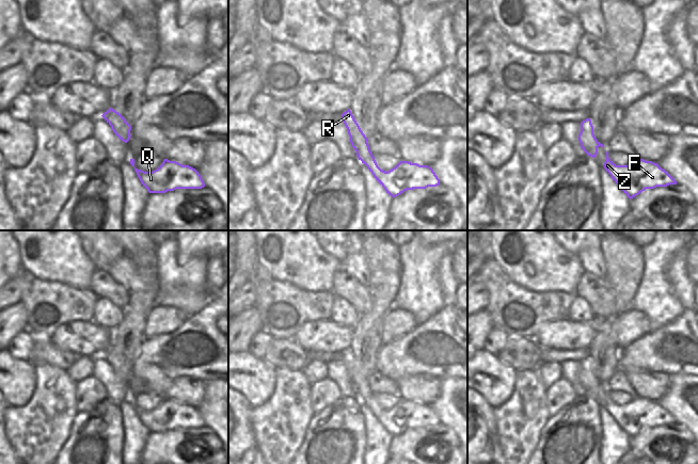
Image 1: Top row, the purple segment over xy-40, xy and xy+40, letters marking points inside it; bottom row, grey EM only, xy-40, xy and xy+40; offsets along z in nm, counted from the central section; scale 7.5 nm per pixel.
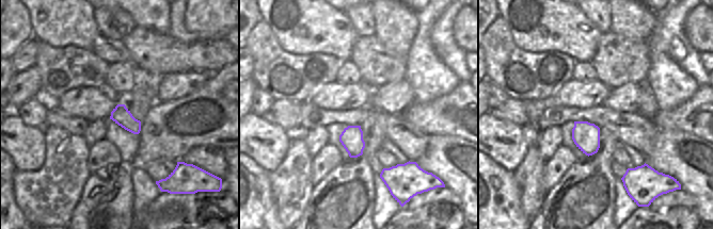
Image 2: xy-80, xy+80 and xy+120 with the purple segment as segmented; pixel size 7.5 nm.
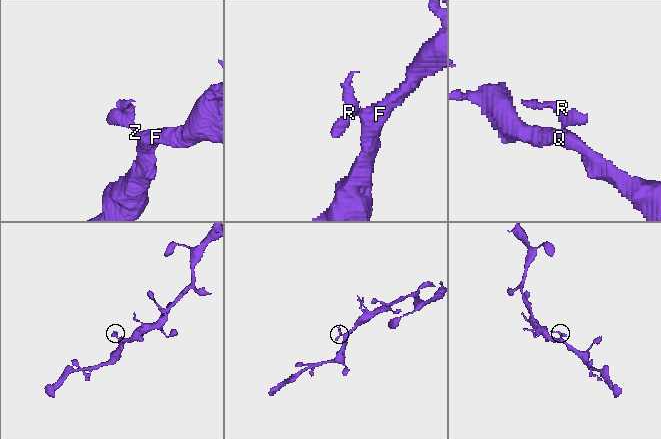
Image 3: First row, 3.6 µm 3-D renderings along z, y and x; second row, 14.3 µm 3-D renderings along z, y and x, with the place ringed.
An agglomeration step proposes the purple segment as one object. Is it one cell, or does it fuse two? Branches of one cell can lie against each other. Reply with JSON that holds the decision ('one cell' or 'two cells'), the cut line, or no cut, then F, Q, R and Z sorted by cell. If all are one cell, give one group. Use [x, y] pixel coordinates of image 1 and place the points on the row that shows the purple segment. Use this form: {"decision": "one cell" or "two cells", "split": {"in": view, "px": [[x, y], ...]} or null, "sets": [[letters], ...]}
{"decision": "one cell", "split": null, "sets": [["F", "Q", "R", "Z"]]}

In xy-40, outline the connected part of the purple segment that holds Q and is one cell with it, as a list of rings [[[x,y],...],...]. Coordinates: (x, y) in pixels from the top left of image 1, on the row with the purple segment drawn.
[[[164,159],[162,164],[153,172],[134,171],[149,193],[165,193],[176,189],[202,189],[205,183],[199,172],[176,161]]]

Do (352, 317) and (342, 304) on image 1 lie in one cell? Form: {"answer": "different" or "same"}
{"answer": "same"}

